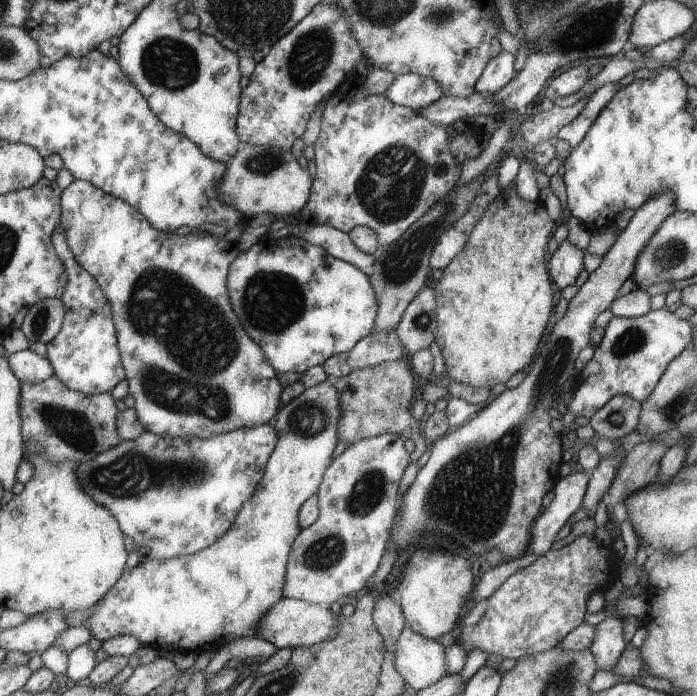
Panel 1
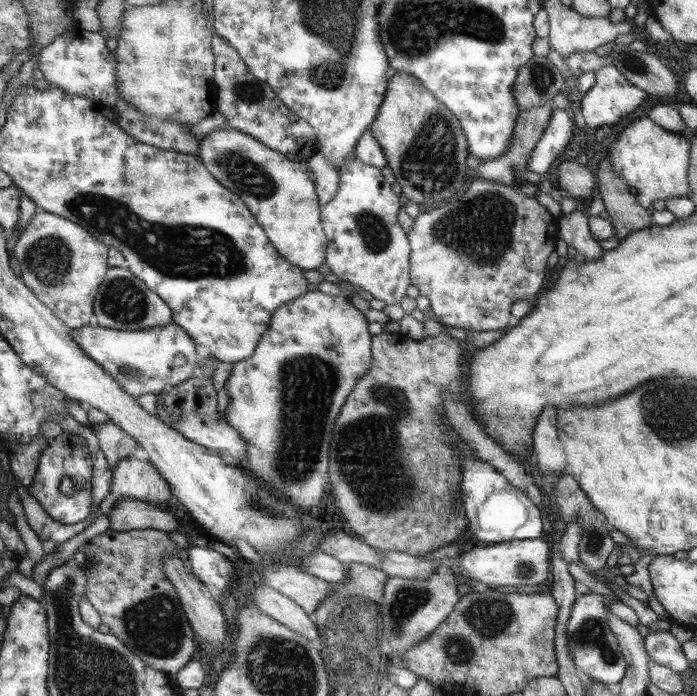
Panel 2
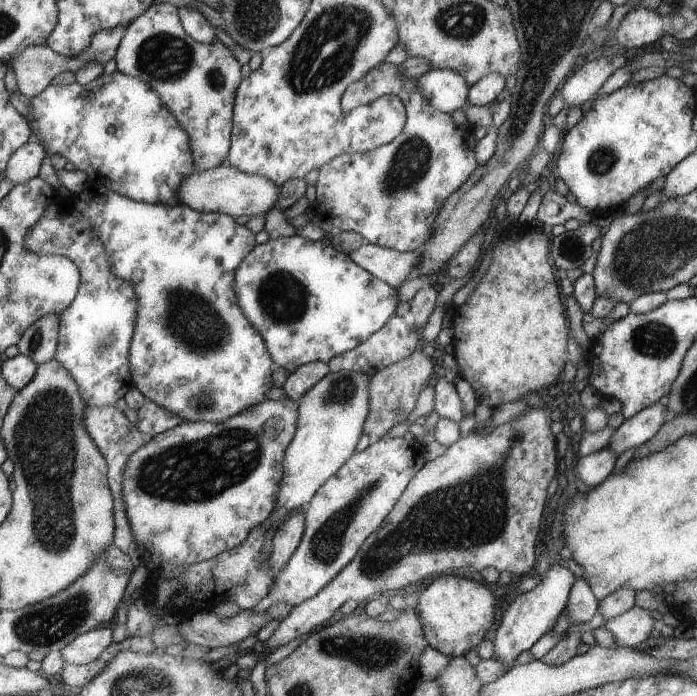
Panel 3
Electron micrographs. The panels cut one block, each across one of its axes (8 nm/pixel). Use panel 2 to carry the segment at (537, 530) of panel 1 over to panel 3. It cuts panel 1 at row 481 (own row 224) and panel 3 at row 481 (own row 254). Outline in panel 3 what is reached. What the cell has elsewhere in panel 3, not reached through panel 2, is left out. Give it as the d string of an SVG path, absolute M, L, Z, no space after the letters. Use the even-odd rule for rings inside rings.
M610 447L580 457L574 469L576 476L589 488L598 486L613 473L617 458L617 454Z

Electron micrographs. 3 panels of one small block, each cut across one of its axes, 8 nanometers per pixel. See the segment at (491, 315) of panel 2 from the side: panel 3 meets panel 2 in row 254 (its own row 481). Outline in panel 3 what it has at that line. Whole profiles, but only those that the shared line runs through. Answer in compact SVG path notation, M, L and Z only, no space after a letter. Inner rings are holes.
M546 409L530 411L516 421L499 425L487 436L479 436L474 431L466 438L451 444L442 456L428 461L411 480L394 508L382 521L382 524L360 546L358 554L352 562L339 572L318 595L306 602L296 605L291 614L281 621L274 634L264 642L264 650L260 654L244 654L238 656L235 664L241 669L253 669L262 660L262 654L268 657L276 647L283 647L292 639L302 640L306 635L324 626L338 608L346 600L357 600L361 605L366 598L374 594L383 594L406 588L414 582L422 582L424 578L436 578L450 568L474 568L479 572L487 566L512 572L516 576L533 574L536 569L536 538L540 518L548 498L548 484L556 474L558 456L554 434L548 428Z

